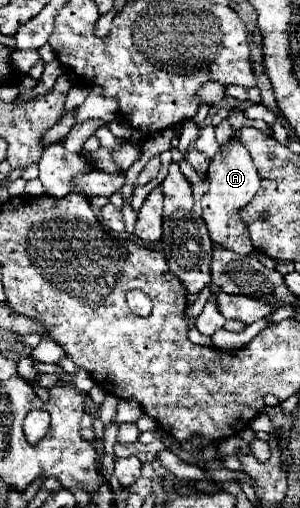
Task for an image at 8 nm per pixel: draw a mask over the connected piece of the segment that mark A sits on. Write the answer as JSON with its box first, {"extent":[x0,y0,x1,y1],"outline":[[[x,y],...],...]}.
{"extent":[203,131,259,255],"outline":[[[235,131],[231,135],[231,139],[227,143],[221,145],[219,153],[213,157],[211,167],[207,171],[207,179],[209,179],[209,191],[203,195],[203,219],[207,221],[209,233],[213,233],[213,243],[223,245],[239,255],[249,255],[253,251],[251,241],[249,241],[249,233],[245,229],[245,225],[239,219],[239,209],[245,207],[253,195],[259,189],[259,173],[257,167],[253,165],[253,159],[249,157],[249,151],[245,149],[245,145],[235,137]]]}

